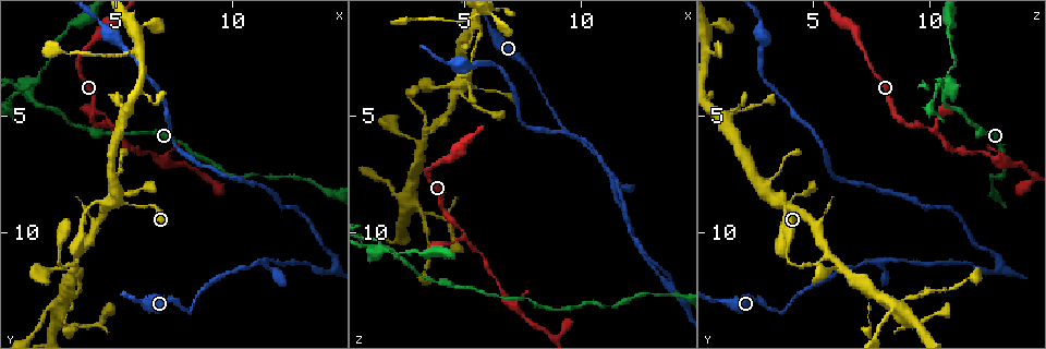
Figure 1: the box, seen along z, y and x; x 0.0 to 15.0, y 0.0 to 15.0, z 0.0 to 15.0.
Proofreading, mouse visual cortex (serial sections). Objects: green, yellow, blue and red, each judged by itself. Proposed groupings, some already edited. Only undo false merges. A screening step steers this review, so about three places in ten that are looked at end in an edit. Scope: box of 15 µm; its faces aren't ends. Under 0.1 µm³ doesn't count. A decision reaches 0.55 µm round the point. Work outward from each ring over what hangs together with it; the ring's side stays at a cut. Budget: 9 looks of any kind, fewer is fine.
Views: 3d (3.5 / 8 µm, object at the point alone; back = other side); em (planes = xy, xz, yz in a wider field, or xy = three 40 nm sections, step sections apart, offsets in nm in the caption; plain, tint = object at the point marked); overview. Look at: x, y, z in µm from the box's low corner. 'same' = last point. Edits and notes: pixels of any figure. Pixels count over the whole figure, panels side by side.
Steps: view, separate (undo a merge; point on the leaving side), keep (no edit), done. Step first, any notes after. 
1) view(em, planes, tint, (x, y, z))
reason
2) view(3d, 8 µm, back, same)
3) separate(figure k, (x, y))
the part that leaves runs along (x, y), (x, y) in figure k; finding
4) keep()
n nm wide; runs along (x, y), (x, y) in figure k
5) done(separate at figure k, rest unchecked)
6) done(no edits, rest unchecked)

view(3d, 3.5 µm, back, (5.0, 5.6, 10.2))
three-way junction

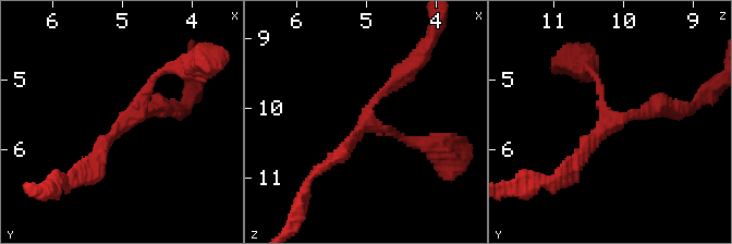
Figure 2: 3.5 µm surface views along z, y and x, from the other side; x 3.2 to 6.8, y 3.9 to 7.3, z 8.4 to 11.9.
keep()
runs along (407, 70), (328, 162) in figure 2; all the same cell

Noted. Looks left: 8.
view(3d, 3.5 µm, back, (1.5, 3.5, 10.7))
thin neck

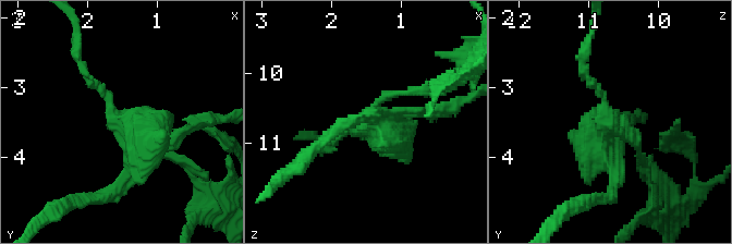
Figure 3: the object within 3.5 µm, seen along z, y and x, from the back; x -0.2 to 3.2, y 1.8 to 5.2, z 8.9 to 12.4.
view(em, xy, step 2, tint, (1.45, 3.50, 10.75))

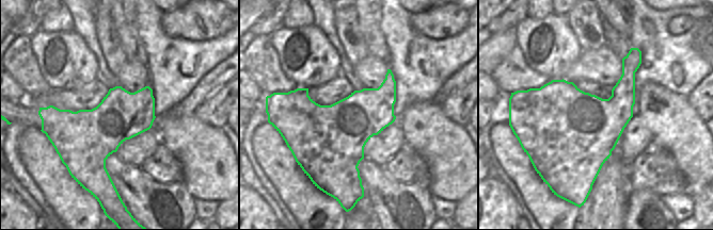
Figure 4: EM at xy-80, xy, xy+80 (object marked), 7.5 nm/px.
separate(figure 3, (131, 137))
arms of 100, 150, 150, 200 nm; two cells meet here

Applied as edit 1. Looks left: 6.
view(overview)

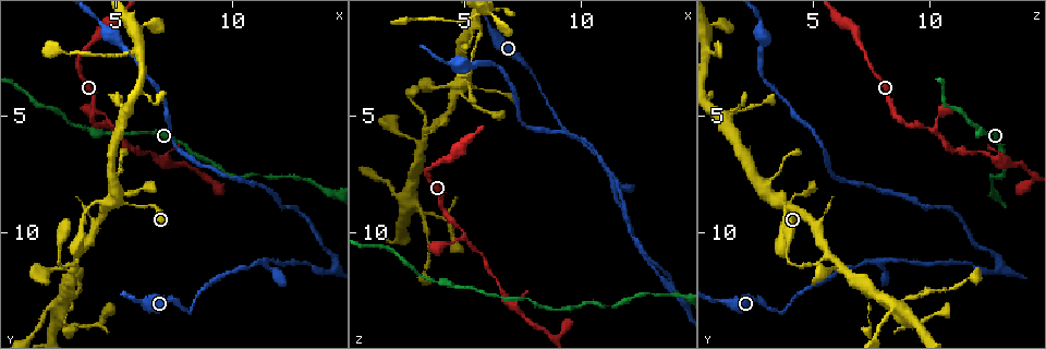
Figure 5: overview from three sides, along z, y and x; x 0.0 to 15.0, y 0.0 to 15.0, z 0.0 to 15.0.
view(3d, 3.5 µm, back, (3.3, 11.0, 5.8))
sudden change in width

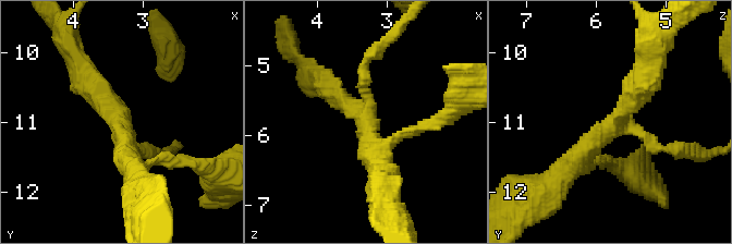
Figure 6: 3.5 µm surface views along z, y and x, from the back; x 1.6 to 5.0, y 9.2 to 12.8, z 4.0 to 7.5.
view(em, xy, step 2, tint, (3.35, 10.95, 5.75))
3 arms; arms of 150, 300, 300 nm

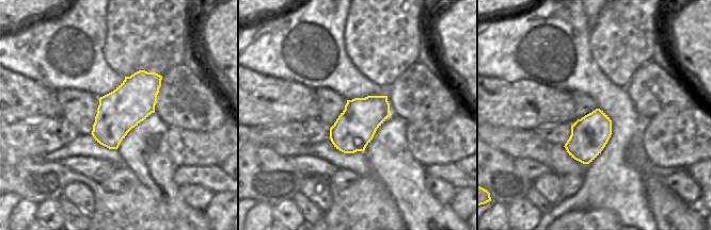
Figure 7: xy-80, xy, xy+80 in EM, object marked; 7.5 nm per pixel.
keep()
all the same cell

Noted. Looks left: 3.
view(3d, 3.5 µm, (8.1, 13.3, 3.7))
sharp bend

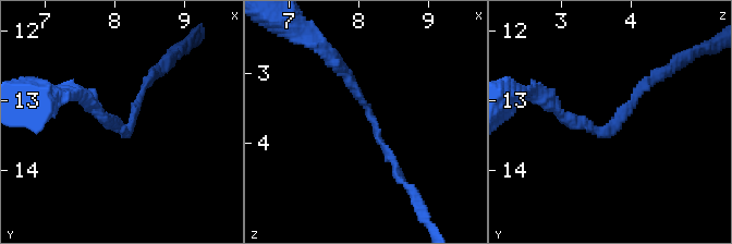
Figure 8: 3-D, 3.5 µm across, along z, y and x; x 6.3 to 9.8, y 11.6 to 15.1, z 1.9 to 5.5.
view(em, xy, step 3, tint, (8.20, 13.40, 3.75))
need the tissue

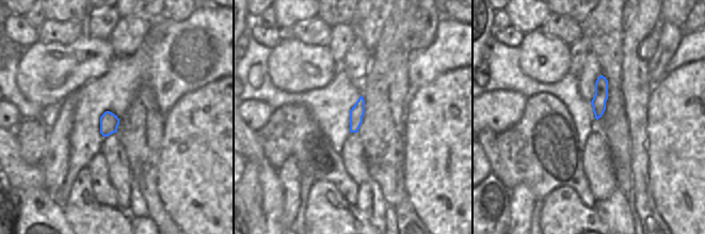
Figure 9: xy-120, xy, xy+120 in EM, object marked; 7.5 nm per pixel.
view(em, xy, step 5, tint, same)
another direction

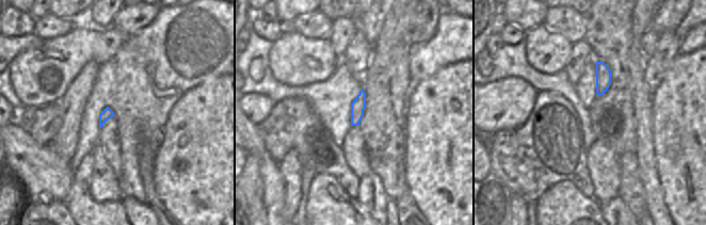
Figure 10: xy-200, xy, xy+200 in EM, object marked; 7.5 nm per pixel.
keep()
110 nm wide; runs along (338, 65), (394, 166) in figure 8; one cell here

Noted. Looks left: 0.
done(separate at figure 3, rest unchecked)

